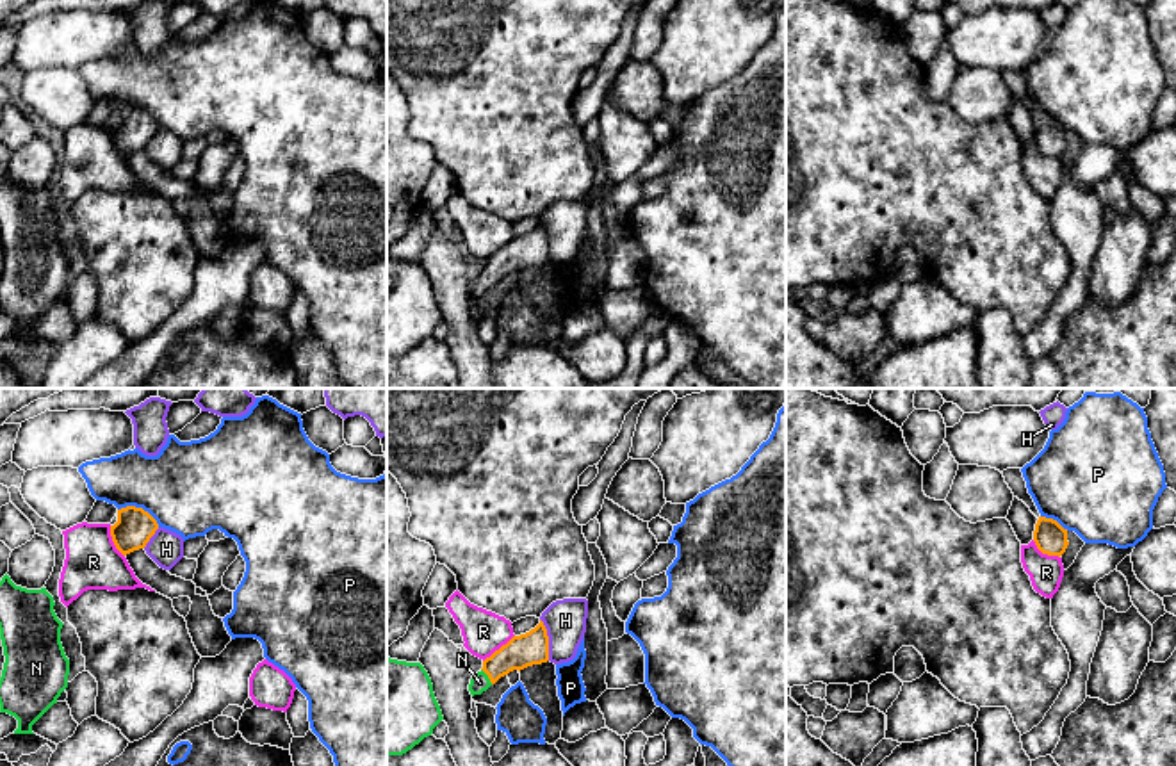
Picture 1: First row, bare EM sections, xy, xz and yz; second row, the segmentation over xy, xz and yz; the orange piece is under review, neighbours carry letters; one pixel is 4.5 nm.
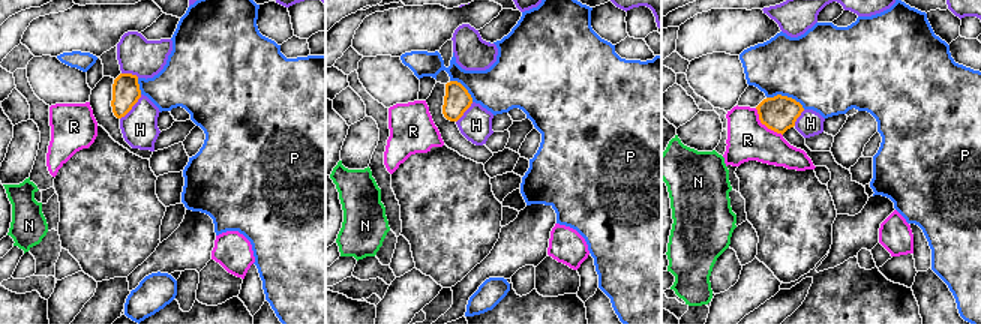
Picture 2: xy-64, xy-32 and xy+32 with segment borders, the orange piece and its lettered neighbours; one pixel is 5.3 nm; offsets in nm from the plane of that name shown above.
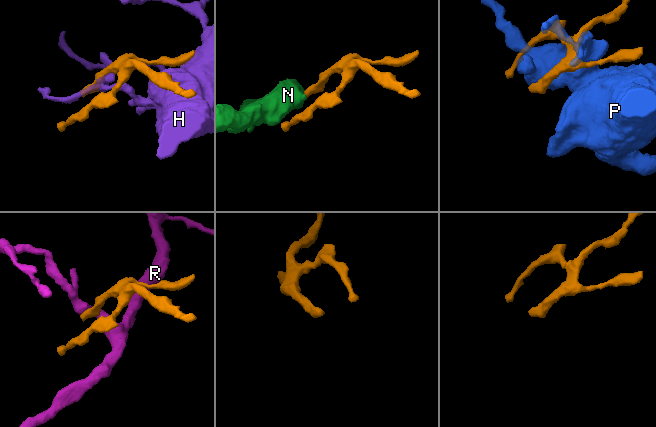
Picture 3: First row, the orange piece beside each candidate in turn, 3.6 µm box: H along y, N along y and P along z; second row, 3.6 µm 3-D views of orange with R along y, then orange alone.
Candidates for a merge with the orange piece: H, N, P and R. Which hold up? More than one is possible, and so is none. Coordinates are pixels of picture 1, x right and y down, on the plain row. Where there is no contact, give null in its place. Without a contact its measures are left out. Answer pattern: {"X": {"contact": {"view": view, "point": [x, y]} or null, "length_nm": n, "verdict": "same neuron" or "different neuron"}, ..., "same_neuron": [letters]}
{"H": {"contact": {"view": "xz", "point": [547, 241]}, "length_nm": 200, "verdict": "different neuron"}, "N": {"contact": {"view": "xz", "point": [487, 275]}, "length_nm": 90, "verdict": "same neuron"}, "P": {"contact": {"view": "xy", "point": [139, 109]}, "length_nm": 200, "verdict": "different neuron"}, "R": {"contact": {"view": "xz", "point": [499, 250]}, "length_nm": 190, "verdict": "different neuron"}, "same_neuron": ["N"]}

